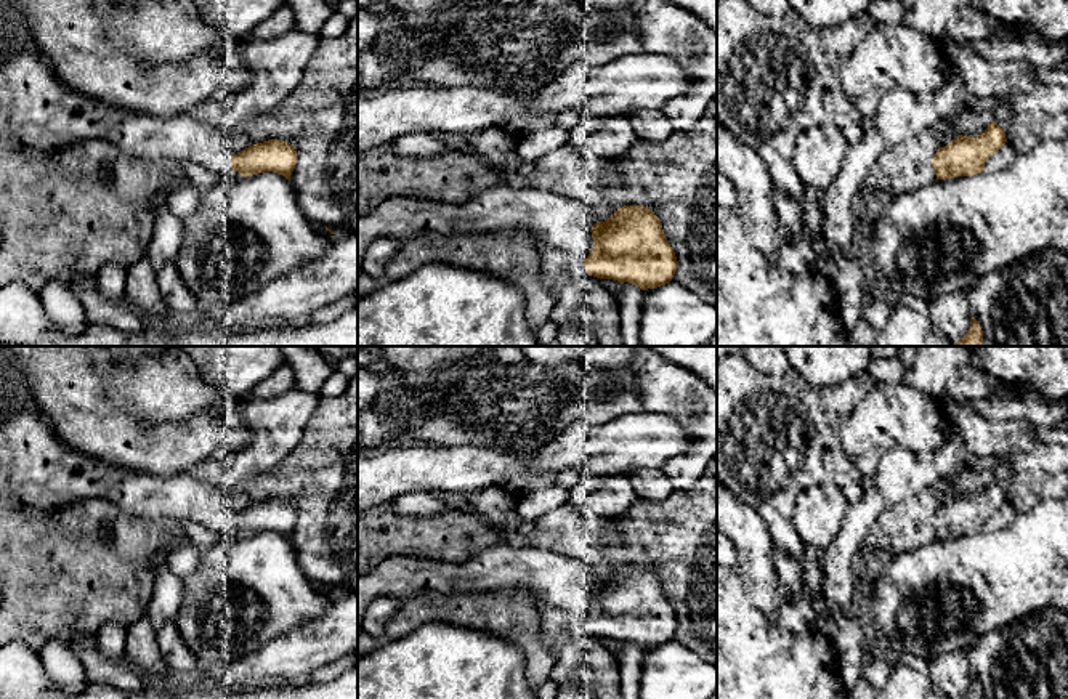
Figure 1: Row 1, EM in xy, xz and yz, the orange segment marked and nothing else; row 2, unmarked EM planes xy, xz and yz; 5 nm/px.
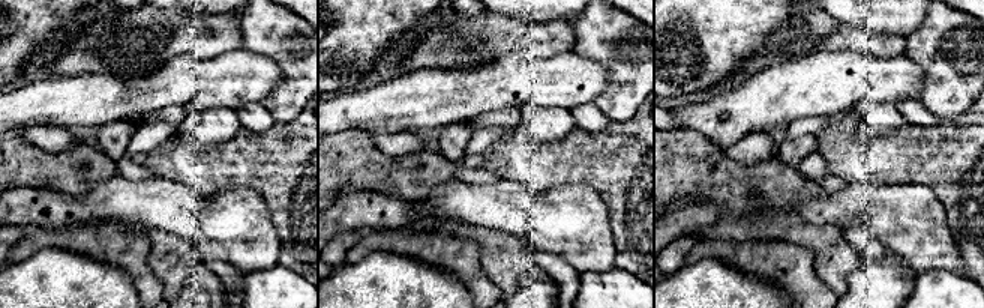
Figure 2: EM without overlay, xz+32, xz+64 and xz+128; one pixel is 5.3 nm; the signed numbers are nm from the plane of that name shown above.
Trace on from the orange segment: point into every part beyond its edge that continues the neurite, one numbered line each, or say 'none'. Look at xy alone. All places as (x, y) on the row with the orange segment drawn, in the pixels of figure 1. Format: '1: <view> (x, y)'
1: xy (40, 111)

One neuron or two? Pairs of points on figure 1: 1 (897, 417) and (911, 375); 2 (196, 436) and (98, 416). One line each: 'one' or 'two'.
1: two
2: one

